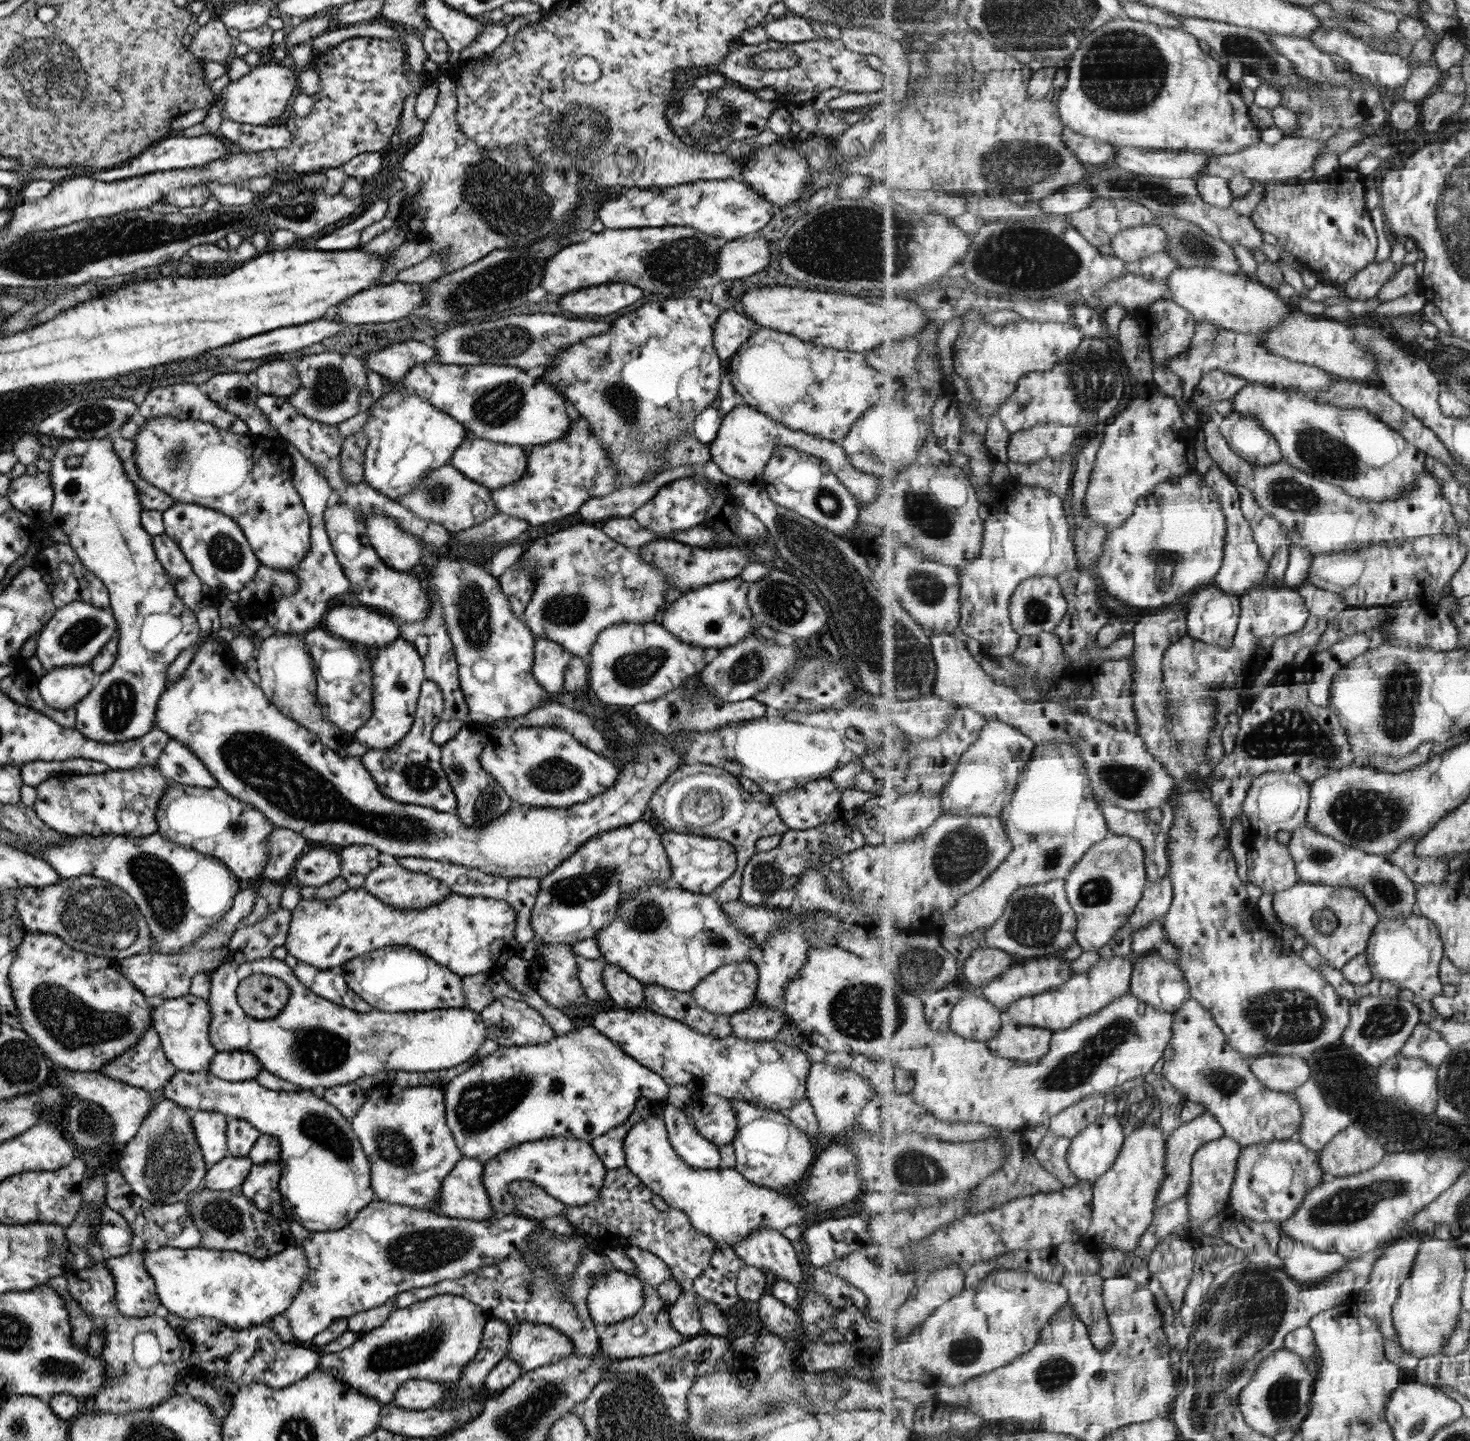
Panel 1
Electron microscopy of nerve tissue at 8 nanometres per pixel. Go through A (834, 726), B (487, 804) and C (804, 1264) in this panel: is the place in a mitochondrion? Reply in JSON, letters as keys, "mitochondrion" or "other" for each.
{"A":"other","B":"mitochondrion","C":"other"}

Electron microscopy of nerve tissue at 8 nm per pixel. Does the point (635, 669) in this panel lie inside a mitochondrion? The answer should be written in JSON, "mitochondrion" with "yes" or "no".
{"mitochondrion":"yes"}

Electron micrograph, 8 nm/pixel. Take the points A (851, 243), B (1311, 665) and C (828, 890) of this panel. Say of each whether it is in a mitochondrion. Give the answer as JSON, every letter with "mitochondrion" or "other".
{"A":"mitochondrion","B":"other","C":"mitochondrion"}

